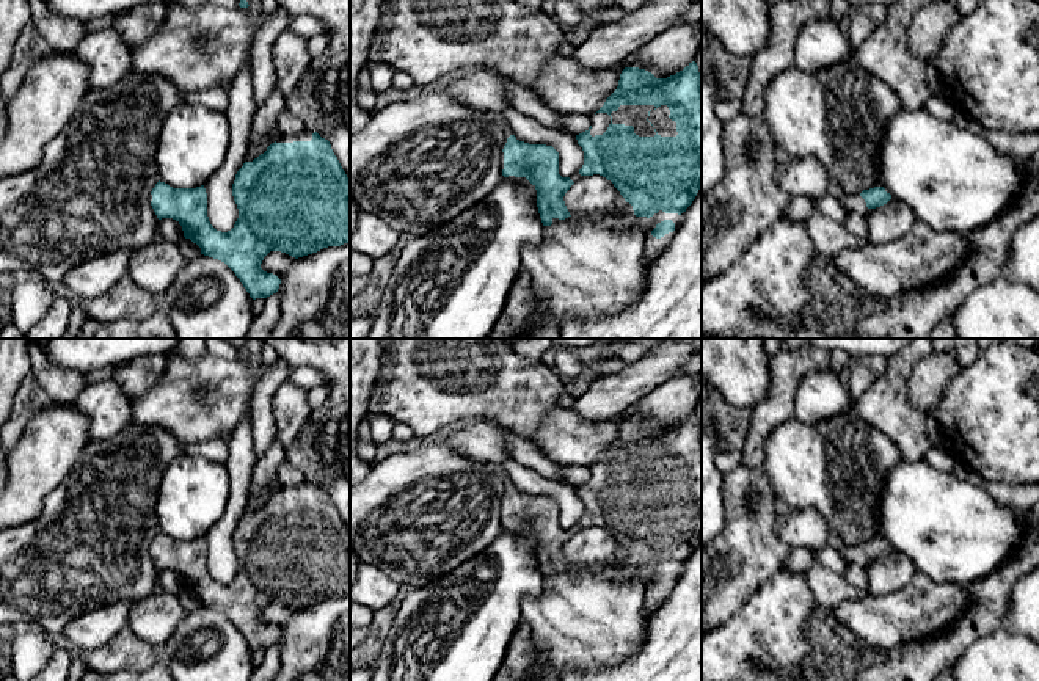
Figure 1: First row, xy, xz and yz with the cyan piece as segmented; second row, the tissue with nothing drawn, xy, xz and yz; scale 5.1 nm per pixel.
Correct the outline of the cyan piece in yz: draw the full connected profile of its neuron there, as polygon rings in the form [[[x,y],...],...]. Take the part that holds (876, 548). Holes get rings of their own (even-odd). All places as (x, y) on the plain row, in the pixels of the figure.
[[[884,538],[863,541],[860,546],[841,549],[846,560],[844,579],[855,588],[865,590],[868,584],[865,565],[868,560],[876,560],[891,551],[890,543]]]

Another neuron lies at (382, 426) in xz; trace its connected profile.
[[[375,414],[370,419],[370,435],[375,446],[383,444],[385,441],[391,439],[392,428],[396,421],[389,416]]]

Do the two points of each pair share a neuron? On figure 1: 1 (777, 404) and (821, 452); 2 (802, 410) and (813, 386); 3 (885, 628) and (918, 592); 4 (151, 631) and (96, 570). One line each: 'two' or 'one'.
1: two
2: one
3: one
4: two

